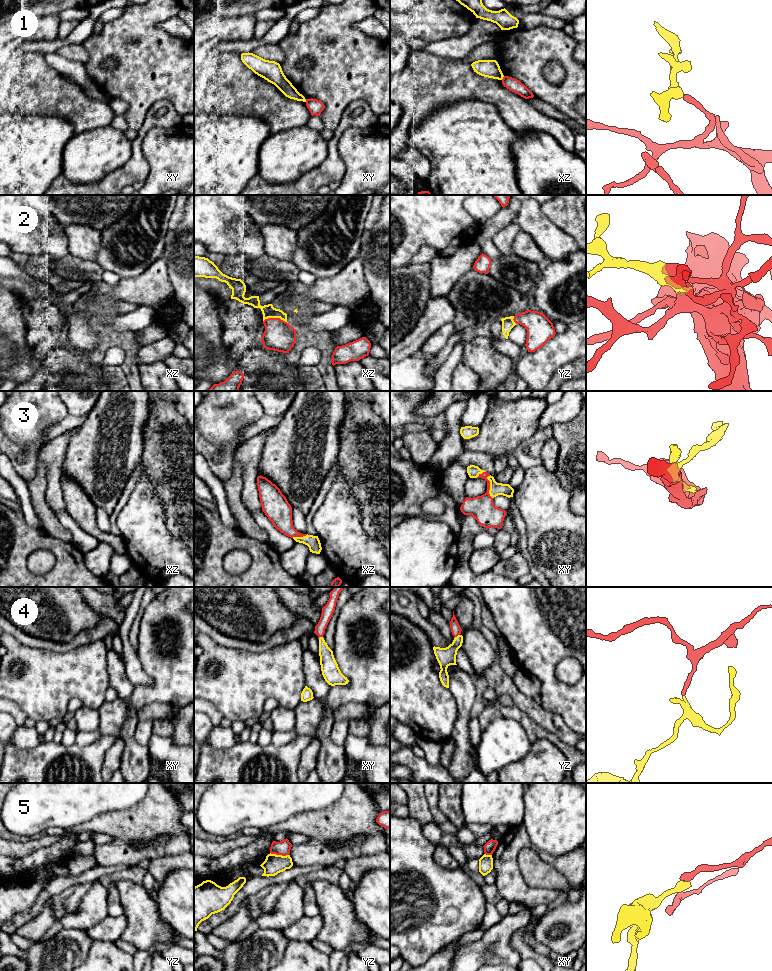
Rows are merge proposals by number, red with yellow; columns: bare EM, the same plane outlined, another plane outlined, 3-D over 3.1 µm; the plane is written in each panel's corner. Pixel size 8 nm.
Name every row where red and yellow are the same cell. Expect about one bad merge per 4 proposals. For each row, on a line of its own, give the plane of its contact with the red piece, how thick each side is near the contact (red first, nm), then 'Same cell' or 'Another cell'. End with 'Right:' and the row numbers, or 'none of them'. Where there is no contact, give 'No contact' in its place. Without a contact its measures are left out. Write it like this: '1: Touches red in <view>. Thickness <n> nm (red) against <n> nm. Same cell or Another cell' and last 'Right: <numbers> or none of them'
1: Touches red in xz. Thickness 100 nm (red) against 140 nm. Another cell
2: Touches red in xz. Thickness 240 nm (red) against 110 nm. Same cell
3: Touches red in xy. Thickness 200 nm (red) against 100 nm. Same cell
4: Touches red in yz. Thickness 80 nm (red) against 140 nm. Same cell
5: Touches red in yz. Thickness 120 nm (red) against 160 nm. Another cell
Right: 2, 3, 4

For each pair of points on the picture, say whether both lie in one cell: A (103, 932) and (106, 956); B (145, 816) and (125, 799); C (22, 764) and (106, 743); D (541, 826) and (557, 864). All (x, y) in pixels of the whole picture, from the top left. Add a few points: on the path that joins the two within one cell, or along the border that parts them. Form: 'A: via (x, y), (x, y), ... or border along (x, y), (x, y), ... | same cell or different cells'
A: border along (94, 939), (114, 943) | different cells
B: border along (147, 793), (141, 800), (127, 808), (109, 811) | different cells
C: via (43, 764), (66, 750), (70, 752), (85, 752) | same cell
D: border along (533, 845), (553, 855), (562, 855), (575, 849) | different cells

